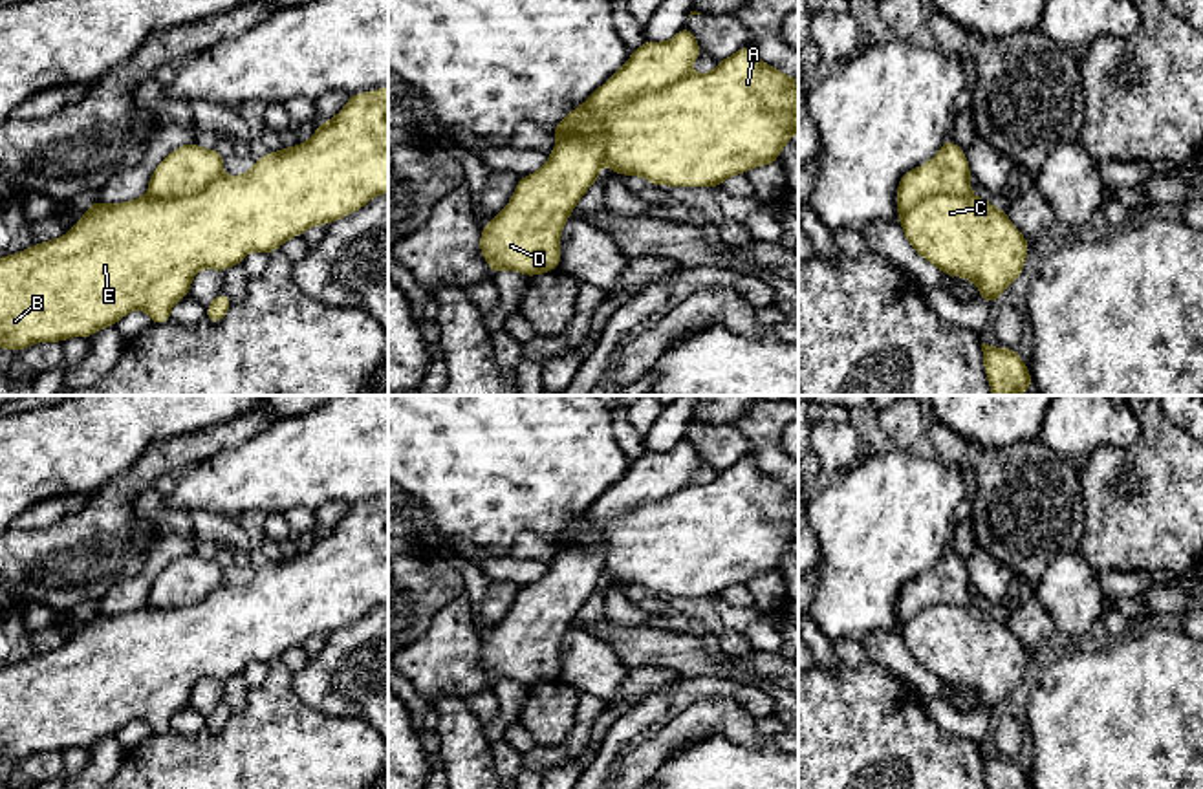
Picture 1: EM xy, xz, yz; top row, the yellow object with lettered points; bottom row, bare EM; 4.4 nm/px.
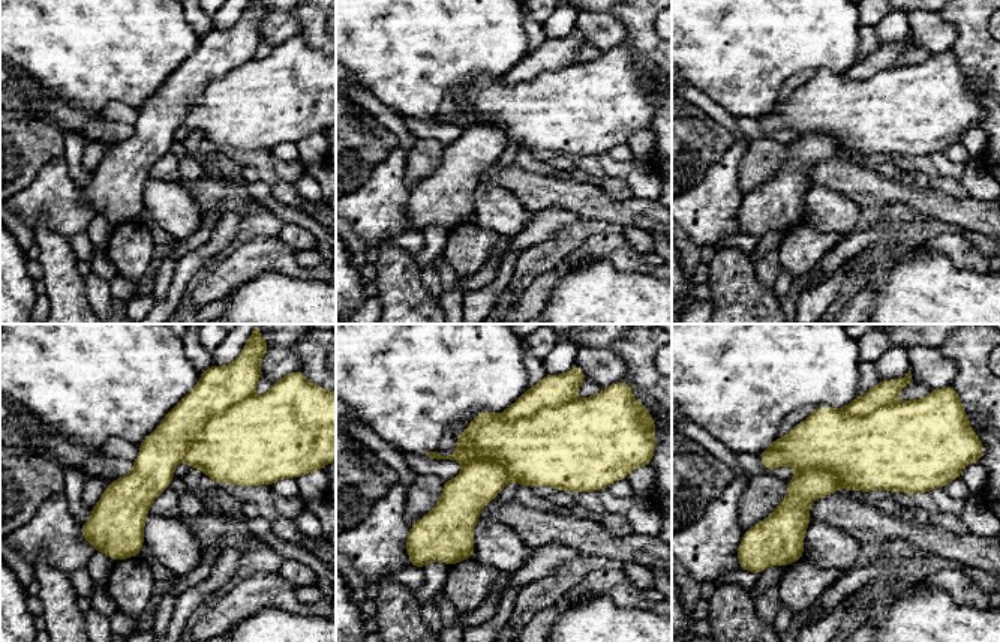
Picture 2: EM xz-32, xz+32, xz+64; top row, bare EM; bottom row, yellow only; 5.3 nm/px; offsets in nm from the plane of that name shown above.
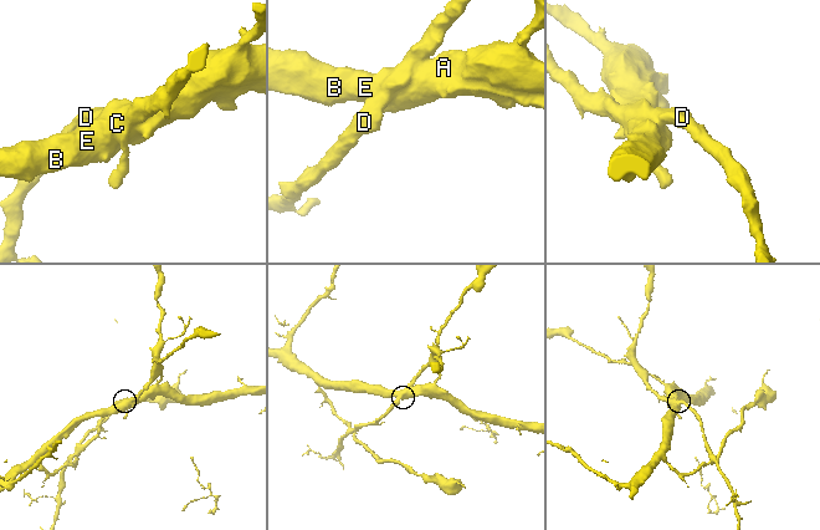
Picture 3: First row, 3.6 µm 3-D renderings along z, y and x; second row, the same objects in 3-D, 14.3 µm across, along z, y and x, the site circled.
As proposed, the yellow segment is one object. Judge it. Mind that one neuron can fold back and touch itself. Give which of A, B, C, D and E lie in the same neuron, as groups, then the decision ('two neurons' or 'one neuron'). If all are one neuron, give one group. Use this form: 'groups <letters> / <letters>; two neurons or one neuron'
groups A B C E / D; two neurons

